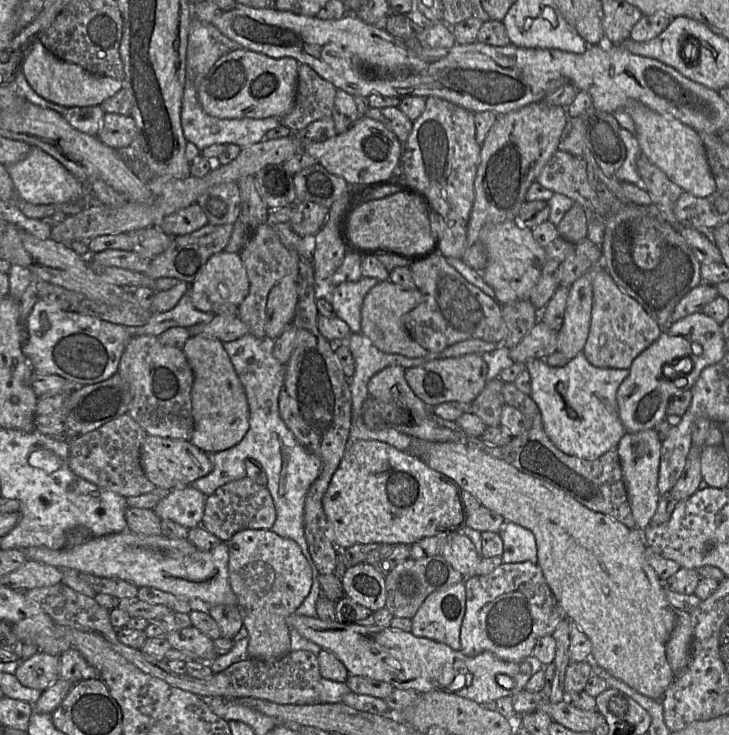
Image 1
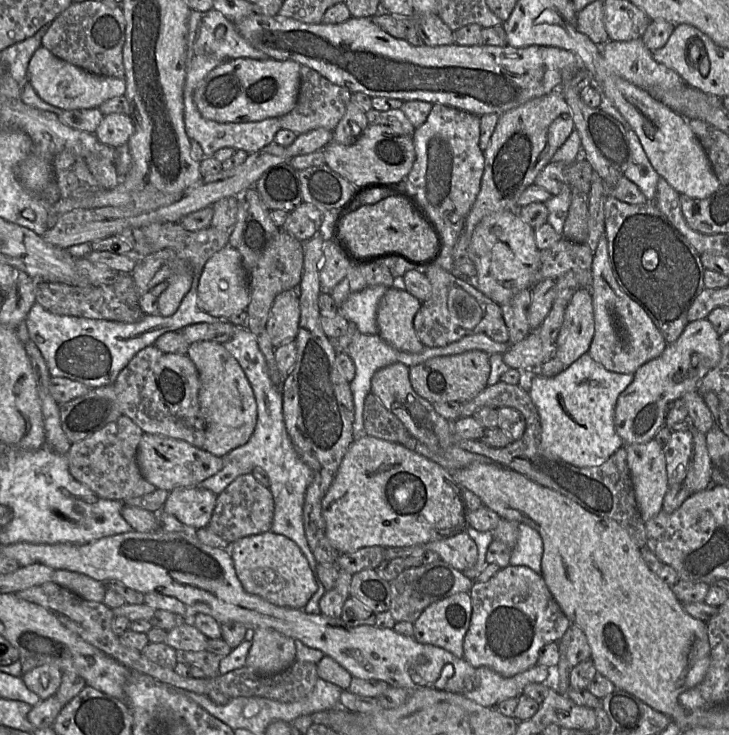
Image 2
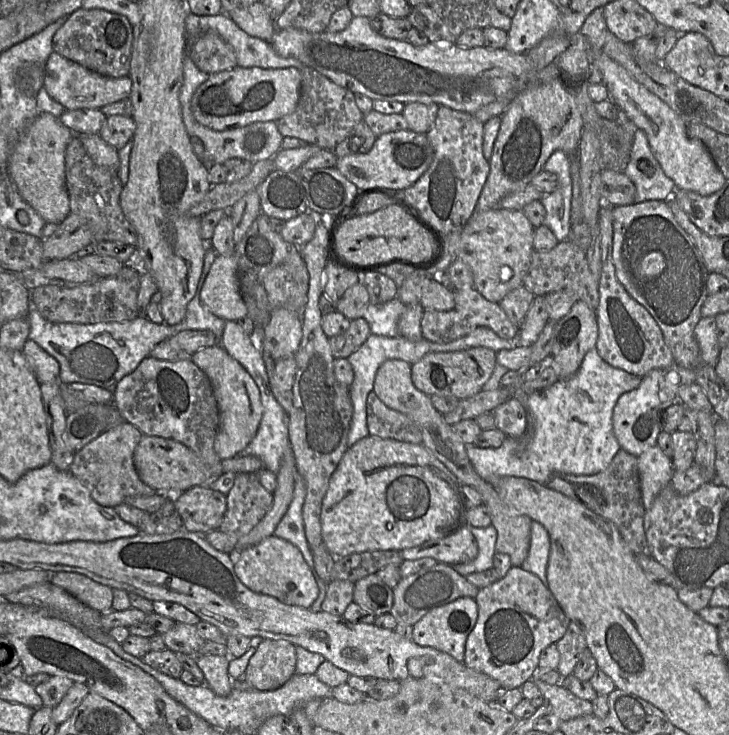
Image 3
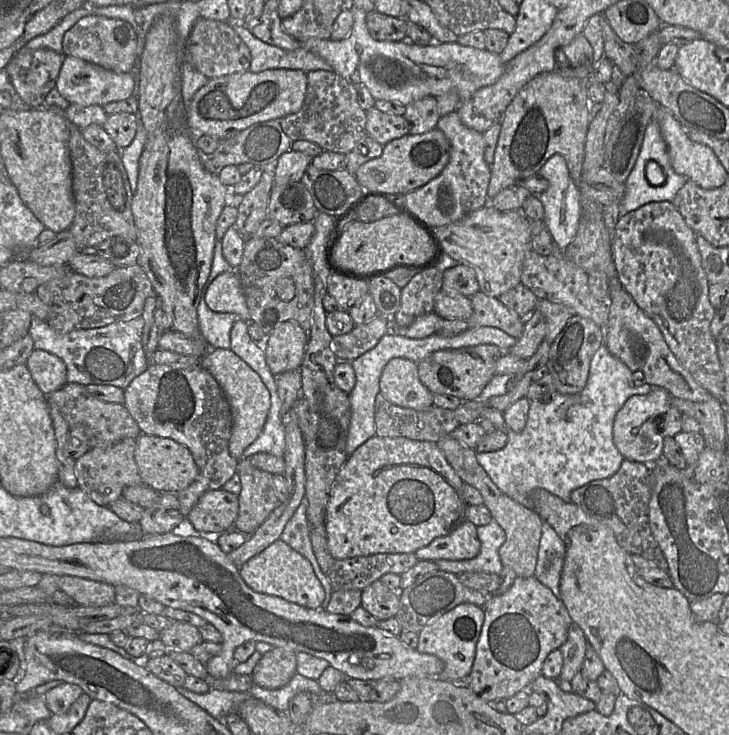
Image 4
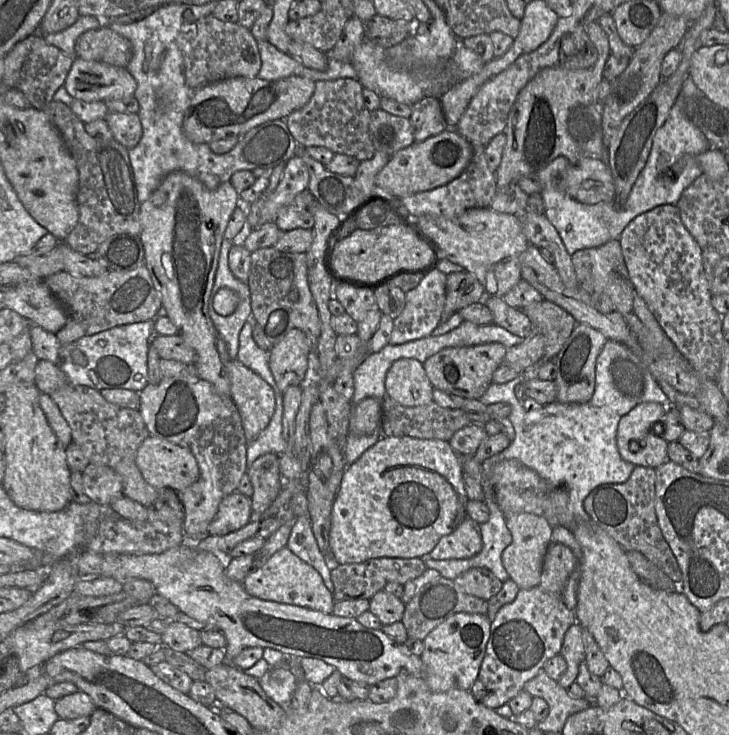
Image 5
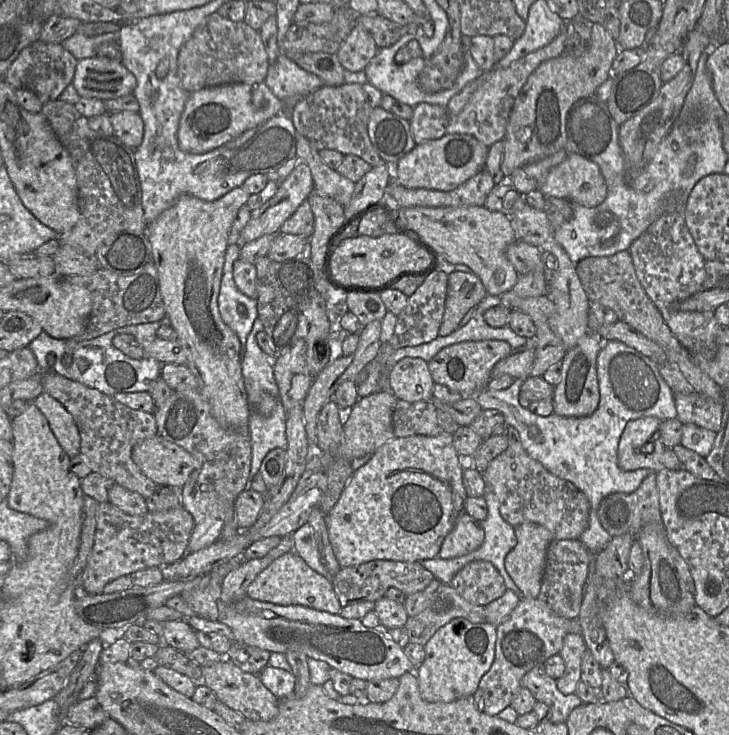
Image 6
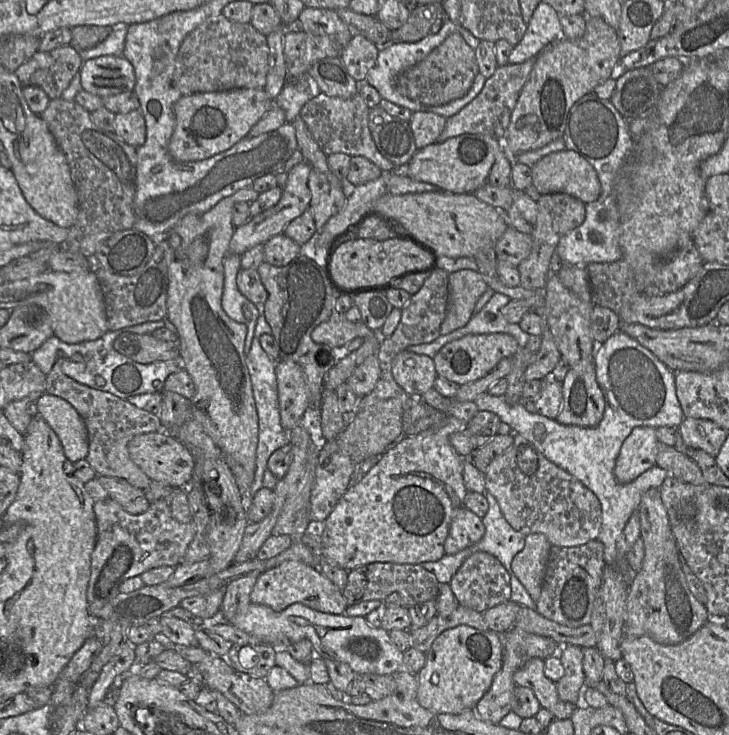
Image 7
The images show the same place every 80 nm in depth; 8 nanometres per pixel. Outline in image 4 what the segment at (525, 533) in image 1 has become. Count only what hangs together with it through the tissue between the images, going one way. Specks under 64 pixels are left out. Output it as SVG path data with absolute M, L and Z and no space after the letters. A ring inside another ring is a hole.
M543 521L534 577L558 598L565 552L562 539L547 522Z

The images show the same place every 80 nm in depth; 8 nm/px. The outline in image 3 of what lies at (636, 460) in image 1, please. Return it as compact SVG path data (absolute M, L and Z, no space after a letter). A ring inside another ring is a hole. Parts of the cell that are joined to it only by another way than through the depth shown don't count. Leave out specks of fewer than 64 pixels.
M658 445L637 456L637 464L642 501L647 510L657 495L671 483L674 469L671 459Z

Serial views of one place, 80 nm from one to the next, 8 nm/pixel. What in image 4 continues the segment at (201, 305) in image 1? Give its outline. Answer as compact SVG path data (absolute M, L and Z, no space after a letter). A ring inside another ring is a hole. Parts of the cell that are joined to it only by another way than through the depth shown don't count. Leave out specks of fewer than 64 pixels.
M235 269L219 274L204 295L206 305L217 313L233 313L239 320L250 320L246 299Z

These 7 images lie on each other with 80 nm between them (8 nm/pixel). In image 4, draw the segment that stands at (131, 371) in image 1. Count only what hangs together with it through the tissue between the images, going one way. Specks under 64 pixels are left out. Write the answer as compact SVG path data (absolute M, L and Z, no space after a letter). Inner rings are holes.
M150 363L146 370L124 389L123 405L138 424L142 434L174 440L192 453L199 468L198 478L188 488L176 493L181 513L185 518L204 493L222 489L223 485L237 473L240 459L232 457L229 452L232 428L229 404L217 381L201 367L179 369Z

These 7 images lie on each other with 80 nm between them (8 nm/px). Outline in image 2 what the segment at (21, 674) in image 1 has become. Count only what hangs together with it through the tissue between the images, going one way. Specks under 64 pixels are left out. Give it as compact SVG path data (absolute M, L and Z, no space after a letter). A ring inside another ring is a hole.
M52 664L36 666L22 675L27 688L42 700L56 695L62 681L61 670Z

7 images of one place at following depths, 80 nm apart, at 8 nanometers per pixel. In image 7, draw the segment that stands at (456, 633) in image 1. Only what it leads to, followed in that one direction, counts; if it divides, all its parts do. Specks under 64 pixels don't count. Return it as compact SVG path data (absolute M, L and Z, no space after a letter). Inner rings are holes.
M459 625L443 631L426 653L425 666L416 675L419 704L432 712L447 714L474 709L500 671L502 659L502 635L493 630Z

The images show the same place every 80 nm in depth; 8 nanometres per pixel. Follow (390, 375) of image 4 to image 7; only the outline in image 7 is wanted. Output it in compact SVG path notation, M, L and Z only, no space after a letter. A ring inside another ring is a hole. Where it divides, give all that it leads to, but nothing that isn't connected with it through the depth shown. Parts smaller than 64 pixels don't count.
M406 349L394 357L391 371L395 382L411 398L420 398L434 386L438 376L432 358Z

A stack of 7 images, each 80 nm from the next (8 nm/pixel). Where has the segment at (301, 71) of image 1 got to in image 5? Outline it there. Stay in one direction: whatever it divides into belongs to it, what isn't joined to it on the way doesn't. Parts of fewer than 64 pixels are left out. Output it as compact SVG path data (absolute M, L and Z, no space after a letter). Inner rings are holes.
M341 78L336 80L319 80L310 100L301 109L292 112L285 123L291 135L301 147L324 147L335 154L344 154L362 162L369 160L375 153L369 133L370 112L364 105L362 85L357 79Z

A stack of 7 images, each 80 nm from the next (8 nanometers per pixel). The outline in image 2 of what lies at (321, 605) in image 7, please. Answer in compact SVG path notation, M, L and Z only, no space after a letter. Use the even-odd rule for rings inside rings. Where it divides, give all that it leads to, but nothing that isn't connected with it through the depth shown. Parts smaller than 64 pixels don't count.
M265 532L232 543L229 552L244 590L279 607L304 609L317 591L307 558L298 545L284 535Z

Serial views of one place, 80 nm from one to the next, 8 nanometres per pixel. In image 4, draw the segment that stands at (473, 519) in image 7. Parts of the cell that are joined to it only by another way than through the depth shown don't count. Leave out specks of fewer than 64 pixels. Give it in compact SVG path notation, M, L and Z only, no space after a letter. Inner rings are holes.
M465 520L446 536L435 538L427 546L418 549L414 555L420 560L467 560L475 558L481 549L477 526Z

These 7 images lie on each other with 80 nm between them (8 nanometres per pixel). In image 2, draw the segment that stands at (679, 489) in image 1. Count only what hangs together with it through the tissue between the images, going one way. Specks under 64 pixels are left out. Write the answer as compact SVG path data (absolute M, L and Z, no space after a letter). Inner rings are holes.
M690 426L690 431L693 437L692 454L683 484L693 494L712 485L713 463L707 449L706 434L692 426Z

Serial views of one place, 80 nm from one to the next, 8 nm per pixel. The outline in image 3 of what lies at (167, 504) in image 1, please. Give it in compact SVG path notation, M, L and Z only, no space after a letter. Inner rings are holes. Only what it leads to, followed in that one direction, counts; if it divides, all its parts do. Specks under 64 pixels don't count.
M194 486L172 497L183 528L200 534L219 529L227 508L225 494L208 486Z

